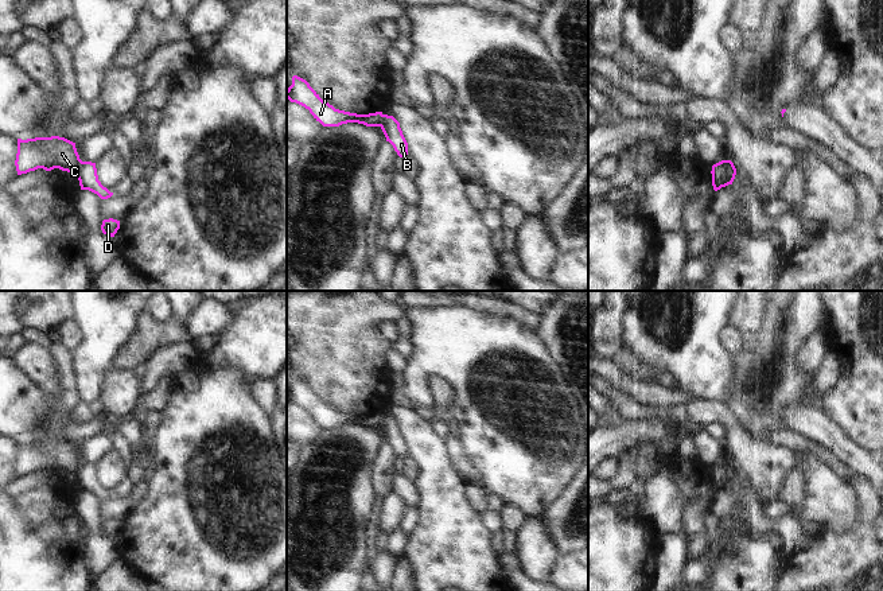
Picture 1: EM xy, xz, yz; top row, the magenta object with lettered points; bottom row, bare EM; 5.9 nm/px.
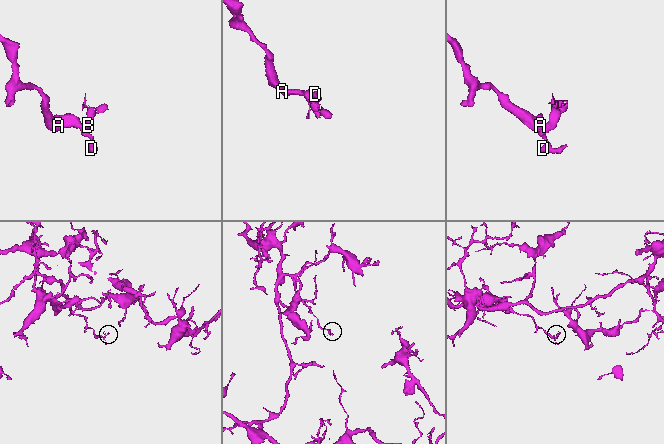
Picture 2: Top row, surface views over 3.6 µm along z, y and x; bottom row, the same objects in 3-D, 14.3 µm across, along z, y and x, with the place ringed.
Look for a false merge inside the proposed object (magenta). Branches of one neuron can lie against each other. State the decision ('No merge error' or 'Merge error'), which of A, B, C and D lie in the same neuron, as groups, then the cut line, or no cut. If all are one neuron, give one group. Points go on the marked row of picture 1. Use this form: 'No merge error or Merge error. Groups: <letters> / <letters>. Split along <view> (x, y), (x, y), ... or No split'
Merge error. Groups: A C / B D. Split along xz (384, 115), (378, 125).

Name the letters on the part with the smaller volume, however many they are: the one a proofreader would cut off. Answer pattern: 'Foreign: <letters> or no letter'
Foreign: B, D

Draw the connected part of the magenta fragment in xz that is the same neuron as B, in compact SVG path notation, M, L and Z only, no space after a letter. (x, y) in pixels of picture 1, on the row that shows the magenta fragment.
M384 114L380 127L386 137L386 141L393 145L397 155L400 158L405 158L408 155L408 143L402 135L400 123L393 116Z

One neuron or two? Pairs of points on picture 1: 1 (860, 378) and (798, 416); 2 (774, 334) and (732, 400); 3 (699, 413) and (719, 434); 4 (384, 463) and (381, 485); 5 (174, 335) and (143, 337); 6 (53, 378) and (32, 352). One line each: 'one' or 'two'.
1: two
2: one
3: two
4: one
5: one
6: one

